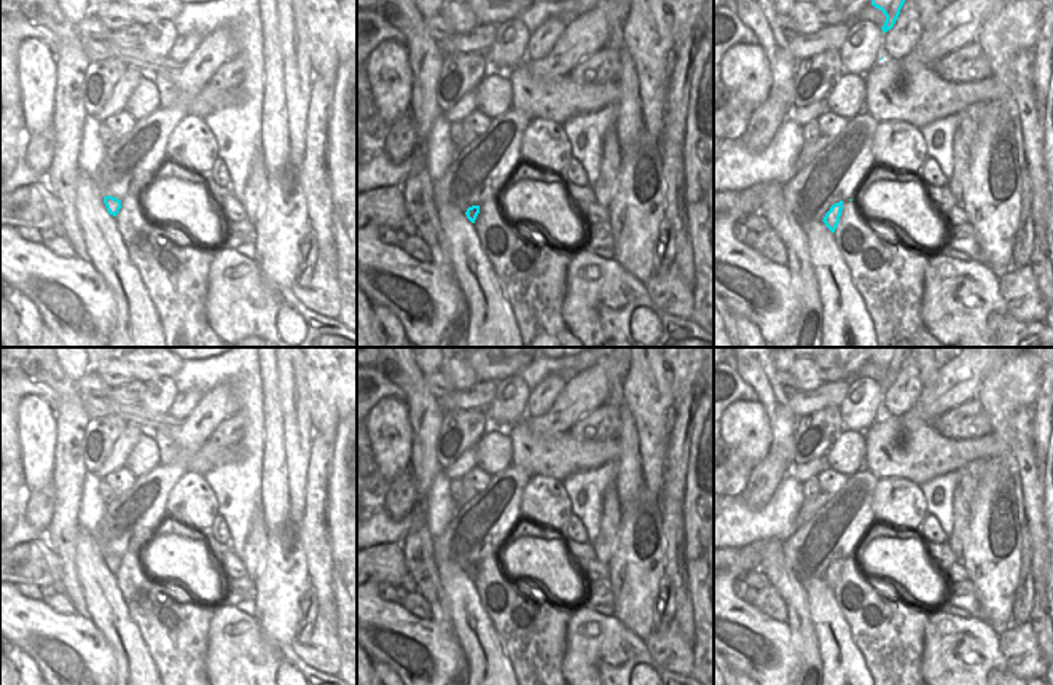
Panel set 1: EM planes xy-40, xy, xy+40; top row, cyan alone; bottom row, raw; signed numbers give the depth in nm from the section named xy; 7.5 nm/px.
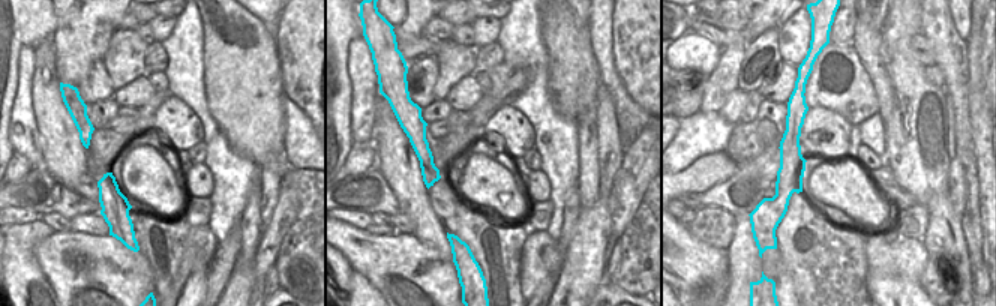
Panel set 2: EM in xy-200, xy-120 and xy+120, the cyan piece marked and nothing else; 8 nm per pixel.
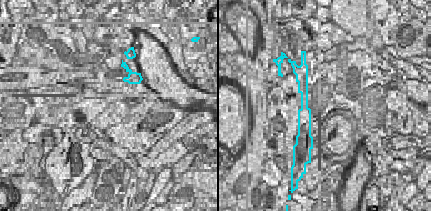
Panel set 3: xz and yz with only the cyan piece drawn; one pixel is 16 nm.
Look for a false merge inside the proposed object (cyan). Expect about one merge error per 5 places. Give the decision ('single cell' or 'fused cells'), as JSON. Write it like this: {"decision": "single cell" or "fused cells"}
{"decision": "fused cells"}

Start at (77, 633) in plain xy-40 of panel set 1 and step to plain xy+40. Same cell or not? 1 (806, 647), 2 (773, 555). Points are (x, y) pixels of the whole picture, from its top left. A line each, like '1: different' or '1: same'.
1: different
2: different

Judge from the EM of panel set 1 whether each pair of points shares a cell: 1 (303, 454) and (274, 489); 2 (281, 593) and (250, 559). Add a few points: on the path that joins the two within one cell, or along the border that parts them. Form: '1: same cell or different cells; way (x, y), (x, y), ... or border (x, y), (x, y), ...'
1: different cells; border (284, 442), (287, 512)
2: different cells; border (268, 531), (268, 545), (254, 579)

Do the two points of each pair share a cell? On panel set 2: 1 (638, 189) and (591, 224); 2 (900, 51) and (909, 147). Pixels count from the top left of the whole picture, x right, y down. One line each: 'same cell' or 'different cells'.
1: different cells
2: same cell

